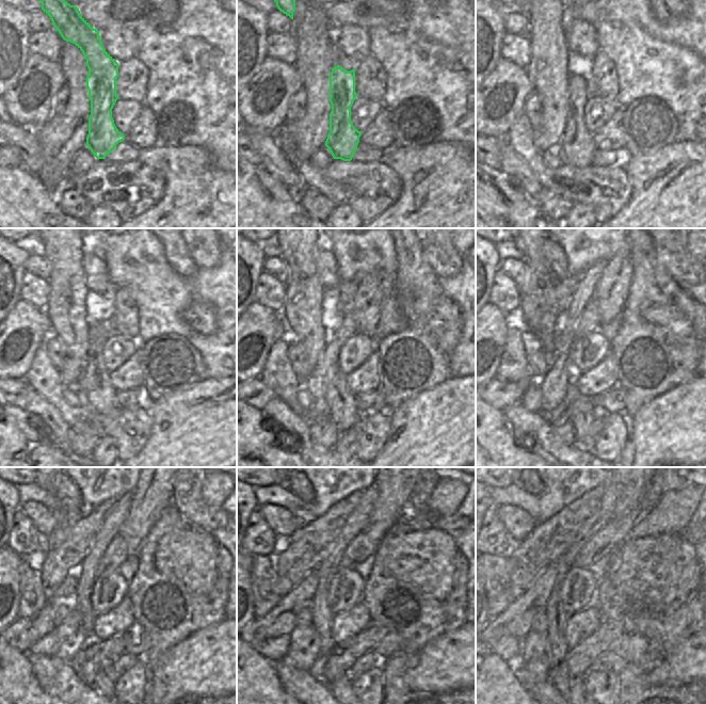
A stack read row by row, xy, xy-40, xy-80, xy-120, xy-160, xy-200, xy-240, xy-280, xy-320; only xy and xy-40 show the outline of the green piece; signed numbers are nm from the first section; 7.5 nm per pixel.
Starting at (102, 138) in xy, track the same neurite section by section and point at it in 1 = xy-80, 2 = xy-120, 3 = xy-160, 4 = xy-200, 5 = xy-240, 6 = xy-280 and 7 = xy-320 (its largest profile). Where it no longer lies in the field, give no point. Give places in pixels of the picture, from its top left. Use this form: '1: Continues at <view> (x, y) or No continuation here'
1: Continues at xy-80 (577, 145)
2: Continues at xy-120 (98, 389)
3: Continues at xy-160 (343, 411)
4: Continues at xy-200 (582, 411)
5: Continues at xy-240 (102, 684)
6: Continues at xy-280 (342, 684)
7: Continues at xy-320 (577, 684)

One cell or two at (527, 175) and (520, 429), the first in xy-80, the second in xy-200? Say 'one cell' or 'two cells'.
one cell

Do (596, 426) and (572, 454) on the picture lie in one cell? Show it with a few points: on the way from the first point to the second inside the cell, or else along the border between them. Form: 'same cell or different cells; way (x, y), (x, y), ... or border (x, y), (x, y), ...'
different cells; border (573, 446), (593, 453)

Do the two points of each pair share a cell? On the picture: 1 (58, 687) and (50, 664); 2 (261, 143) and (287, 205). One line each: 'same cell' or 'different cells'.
1: same cell
2: different cells

